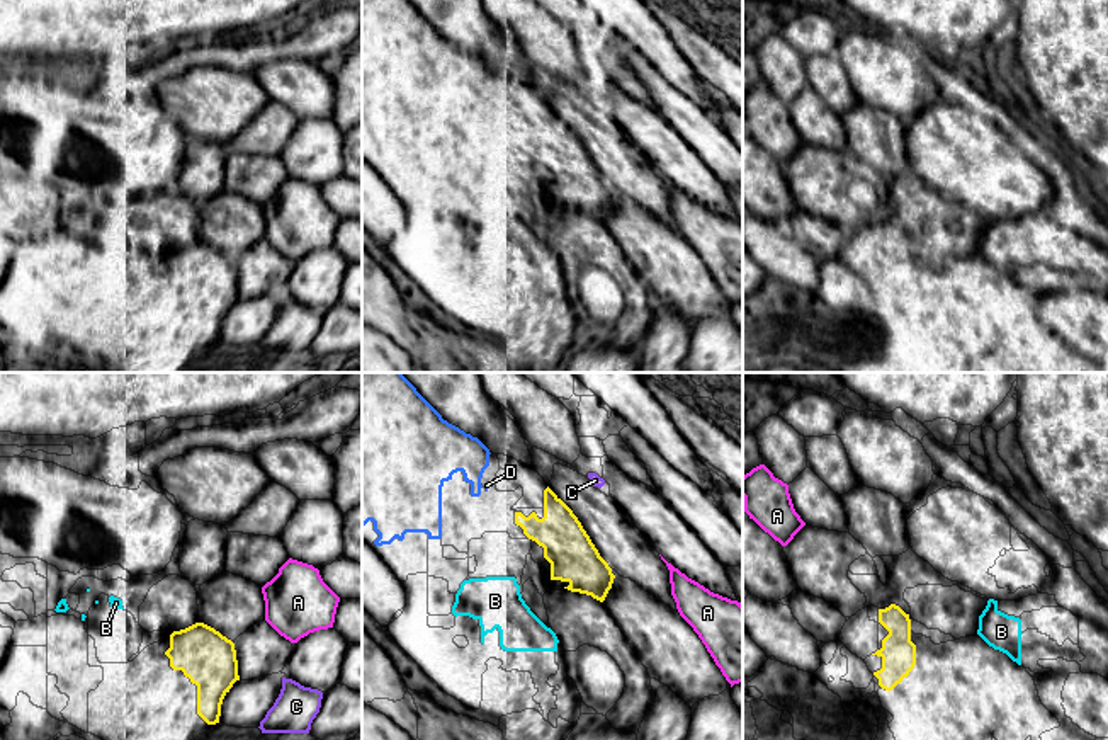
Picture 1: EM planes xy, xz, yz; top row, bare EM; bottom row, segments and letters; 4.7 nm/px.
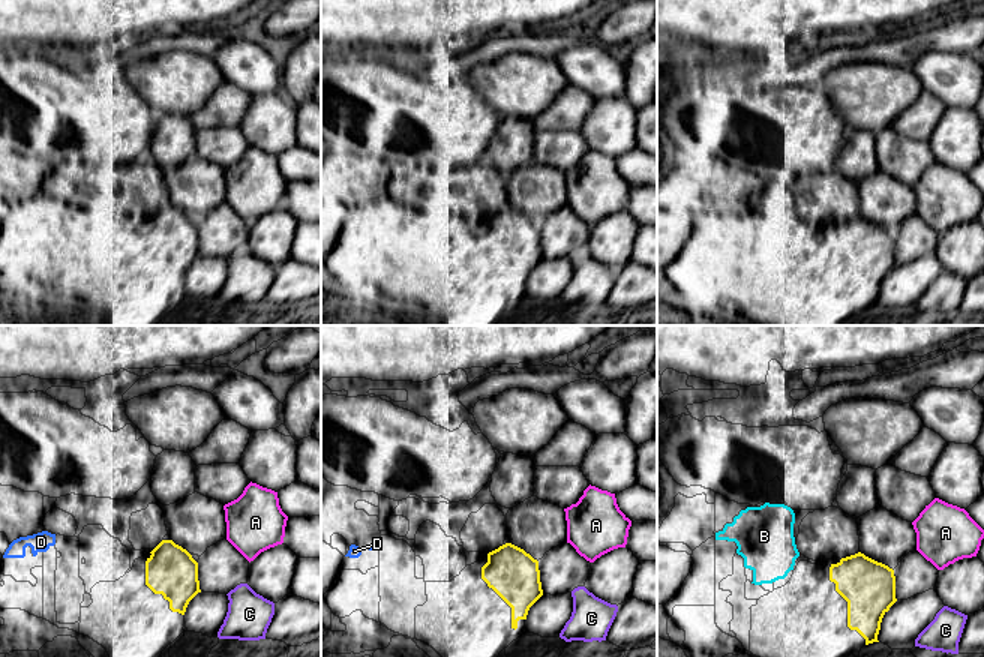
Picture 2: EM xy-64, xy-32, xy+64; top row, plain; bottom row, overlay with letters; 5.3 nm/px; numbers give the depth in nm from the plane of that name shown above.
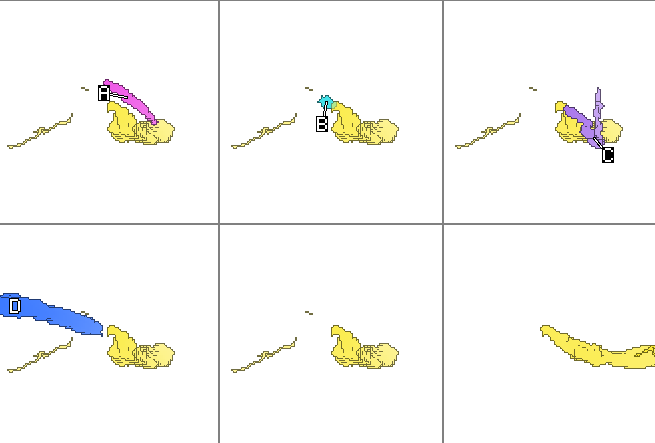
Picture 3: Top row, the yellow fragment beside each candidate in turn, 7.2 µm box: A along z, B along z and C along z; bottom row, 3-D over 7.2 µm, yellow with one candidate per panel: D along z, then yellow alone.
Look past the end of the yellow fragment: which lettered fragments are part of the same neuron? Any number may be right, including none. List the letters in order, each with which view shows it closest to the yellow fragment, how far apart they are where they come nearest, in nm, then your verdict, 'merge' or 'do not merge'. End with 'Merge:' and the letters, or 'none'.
A: view xy; gap 190 nm; do not merge
B: view xz; gap 160 nm; do not merge
C: view xz; gap 160 nm; do not merge
D: view xz; gap 170 nm; merge
Merge: D

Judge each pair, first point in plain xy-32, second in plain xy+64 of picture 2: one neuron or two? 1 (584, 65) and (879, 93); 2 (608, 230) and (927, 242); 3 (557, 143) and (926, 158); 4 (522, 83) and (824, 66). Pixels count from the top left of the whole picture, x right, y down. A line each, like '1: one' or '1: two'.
1: two
2: two
3: one
4: two

